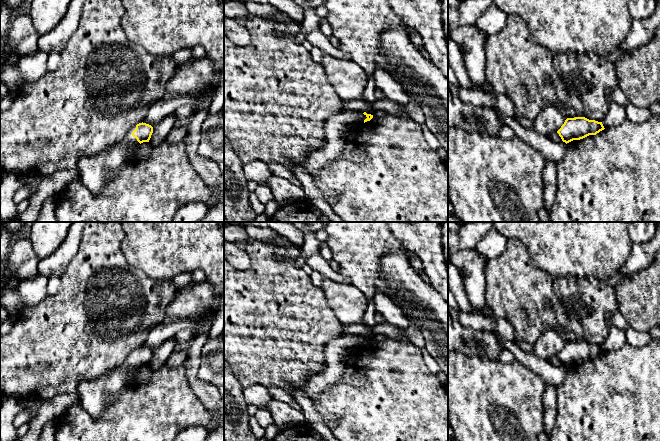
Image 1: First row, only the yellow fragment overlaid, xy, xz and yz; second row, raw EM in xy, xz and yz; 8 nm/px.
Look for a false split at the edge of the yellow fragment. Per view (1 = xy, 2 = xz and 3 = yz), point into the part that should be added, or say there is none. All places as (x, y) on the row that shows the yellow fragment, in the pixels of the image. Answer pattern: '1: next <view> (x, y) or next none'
1: next xy (93, 171)
2: next xz (334, 126)
3: next none

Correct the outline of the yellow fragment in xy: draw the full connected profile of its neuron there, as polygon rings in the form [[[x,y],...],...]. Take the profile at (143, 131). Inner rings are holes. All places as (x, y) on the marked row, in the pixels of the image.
[[[139,123],[98,157],[82,157],[77,166],[79,180],[94,195],[101,193],[107,179],[133,159],[138,146],[149,142],[152,133],[151,125]]]

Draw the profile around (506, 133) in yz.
[[[503,124],[503,126],[501,127],[501,129],[499,131],[499,137],[504,140],[509,140],[515,136],[516,136],[516,134],[513,131],[513,129],[510,128],[509,126]]]

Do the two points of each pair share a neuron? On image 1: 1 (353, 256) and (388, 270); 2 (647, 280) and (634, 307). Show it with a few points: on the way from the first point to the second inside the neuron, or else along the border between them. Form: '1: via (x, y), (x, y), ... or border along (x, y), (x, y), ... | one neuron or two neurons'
1: border along (399, 252), (381, 257), (380, 276), (387, 290) | two neurons
2: via (647, 287), (647, 294), (641, 300) | one neuron

